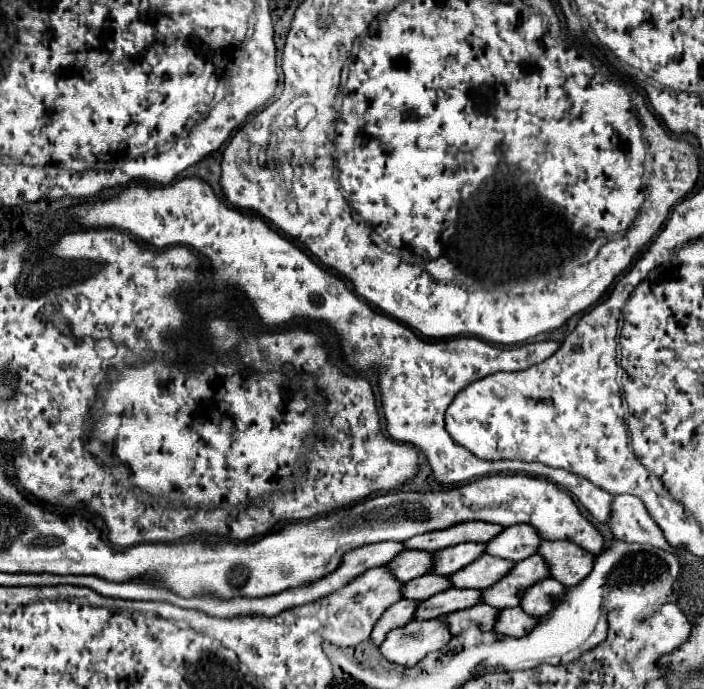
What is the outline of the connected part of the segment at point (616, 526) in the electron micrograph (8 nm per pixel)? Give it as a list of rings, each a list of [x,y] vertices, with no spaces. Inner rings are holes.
[[[615,495],[613,497],[607,527],[621,541],[645,543],[645,545],[653,545],[653,547],[669,549],[669,551],[683,551],[683,549],[673,549],[665,541],[661,529],[649,517],[641,499],[633,497],[633,495]]]

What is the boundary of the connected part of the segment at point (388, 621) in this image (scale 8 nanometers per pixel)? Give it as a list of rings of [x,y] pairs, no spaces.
[[[401,599],[397,601],[395,605],[391,605],[383,615],[381,615],[381,621],[377,621],[377,625],[373,627],[373,633],[371,633],[371,641],[375,645],[381,645],[385,641],[385,635],[391,631],[391,629],[397,629],[401,625],[407,625],[411,619],[413,619],[413,613],[417,609],[417,601],[409,601],[409,599]]]

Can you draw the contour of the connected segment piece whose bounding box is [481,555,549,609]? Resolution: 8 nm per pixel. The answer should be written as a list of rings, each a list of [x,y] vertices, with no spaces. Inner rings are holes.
[[[539,555],[527,557],[519,563],[513,565],[513,569],[497,581],[497,585],[491,585],[489,589],[481,591],[481,603],[493,605],[495,609],[505,609],[505,607],[517,607],[521,595],[531,587],[533,583],[549,577],[549,567]]]

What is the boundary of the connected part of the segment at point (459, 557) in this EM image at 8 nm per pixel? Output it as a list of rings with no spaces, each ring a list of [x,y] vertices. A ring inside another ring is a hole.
[[[461,543],[449,549],[441,549],[433,553],[433,573],[437,575],[453,575],[461,567],[469,565],[477,557],[485,553],[483,543]]]

